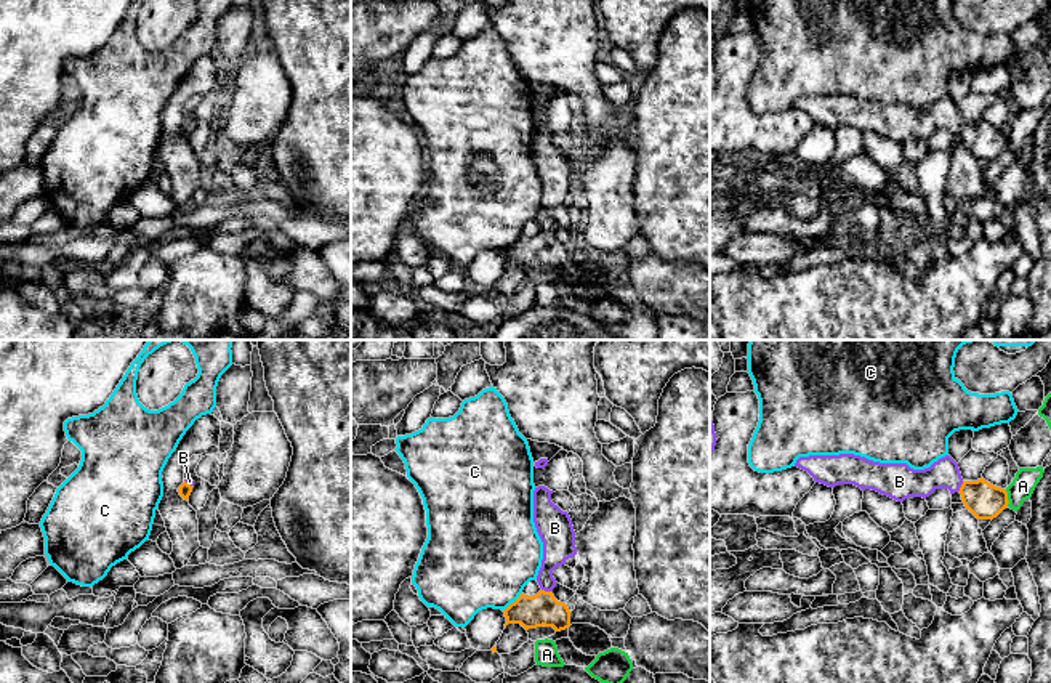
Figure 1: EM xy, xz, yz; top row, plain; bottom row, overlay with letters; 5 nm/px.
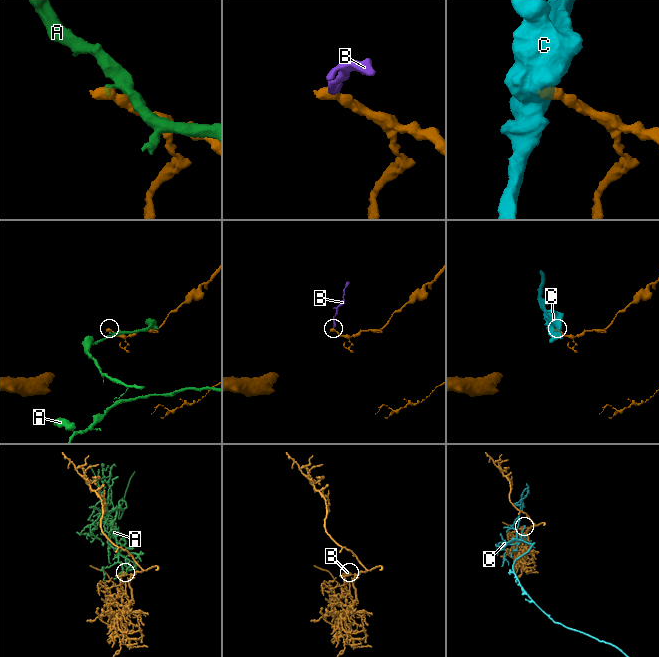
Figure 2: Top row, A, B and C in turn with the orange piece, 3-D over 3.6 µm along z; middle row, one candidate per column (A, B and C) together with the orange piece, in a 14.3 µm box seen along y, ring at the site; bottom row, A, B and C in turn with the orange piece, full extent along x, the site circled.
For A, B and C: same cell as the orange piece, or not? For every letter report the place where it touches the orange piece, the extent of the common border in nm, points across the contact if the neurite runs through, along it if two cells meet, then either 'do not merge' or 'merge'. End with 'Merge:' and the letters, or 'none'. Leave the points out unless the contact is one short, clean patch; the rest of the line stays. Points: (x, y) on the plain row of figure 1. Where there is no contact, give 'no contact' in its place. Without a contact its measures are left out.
A: contact yz (1006, 138); length 90 nm; do not merge
B: contact xz (547, 233); length 60 nm; way xz (539, 250), (547, 233), (547, 207), (558, 185); merge
C: contact xz (515, 242); length 140 nm; border xz (521, 233), (503, 252); do not merge
Merge: B

